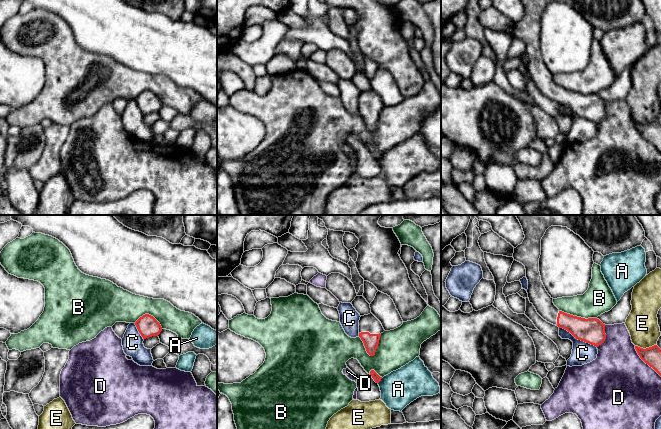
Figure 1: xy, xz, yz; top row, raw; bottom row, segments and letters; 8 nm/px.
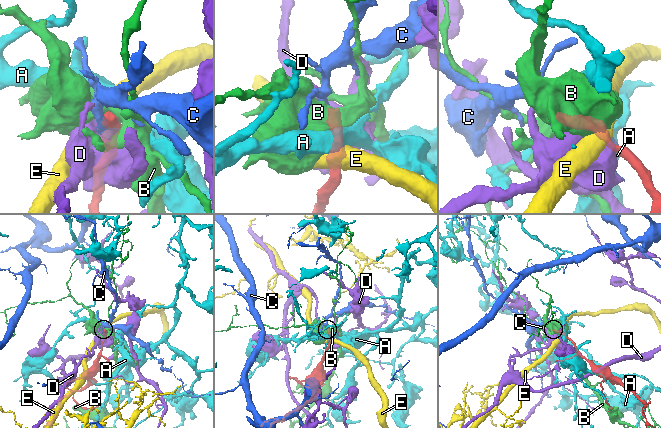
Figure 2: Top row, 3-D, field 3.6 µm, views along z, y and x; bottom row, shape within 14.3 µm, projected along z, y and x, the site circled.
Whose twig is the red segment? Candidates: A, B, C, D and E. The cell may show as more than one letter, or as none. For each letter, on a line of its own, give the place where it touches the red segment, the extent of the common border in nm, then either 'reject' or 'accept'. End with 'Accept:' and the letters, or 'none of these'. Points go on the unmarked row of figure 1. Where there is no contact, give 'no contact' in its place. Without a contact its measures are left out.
A: xz (380, 156) | 60 nm | reject
B: xz (365, 123) | 200 nm | reject
C: yz (578, 115) | 340 nm | reject
D: yz (645, 138) | 320 nm | reject
E: yz (646, 124) | 180 nm | reject
Accept: none of these

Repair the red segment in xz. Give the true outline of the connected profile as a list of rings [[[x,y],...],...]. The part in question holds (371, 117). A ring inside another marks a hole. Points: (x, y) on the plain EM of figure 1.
[[[372,89],[360,93],[359,113],[370,132],[375,131],[380,112],[384,107],[381,98]]]

